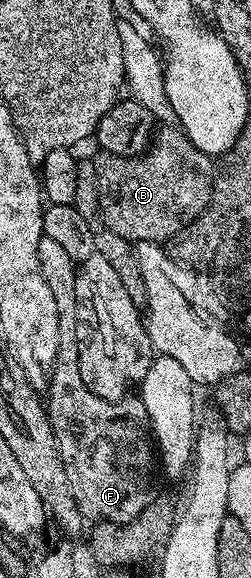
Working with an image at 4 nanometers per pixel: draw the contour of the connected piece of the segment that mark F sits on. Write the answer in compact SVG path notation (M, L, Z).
M63 344L58 351L58 359L50 370L50 380L46 391L46 408L49 423L57 441L64 473L68 478L69 491L77 509L85 520L108 521L124 525L133 521L146 509L150 502L148 487L152 475L154 447L149 432L149 417L141 398L127 395L118 401L100 399L88 391L84 379L80 379L78 350L73 344Z

